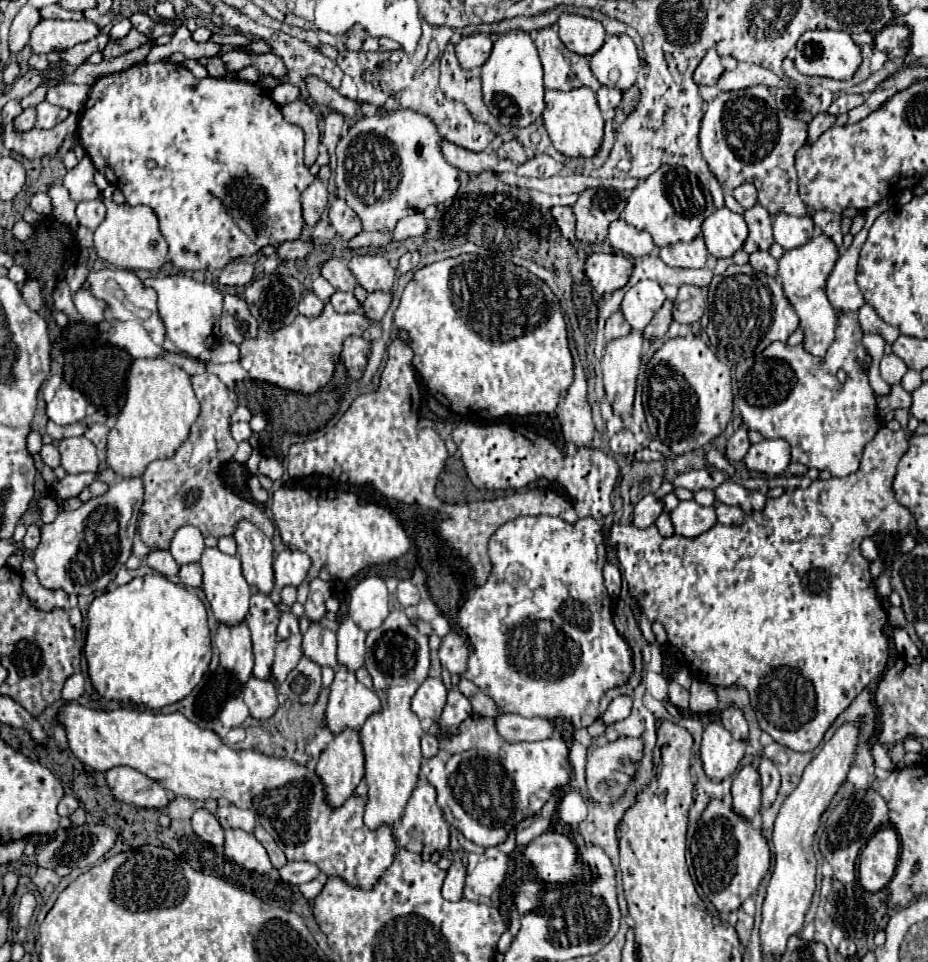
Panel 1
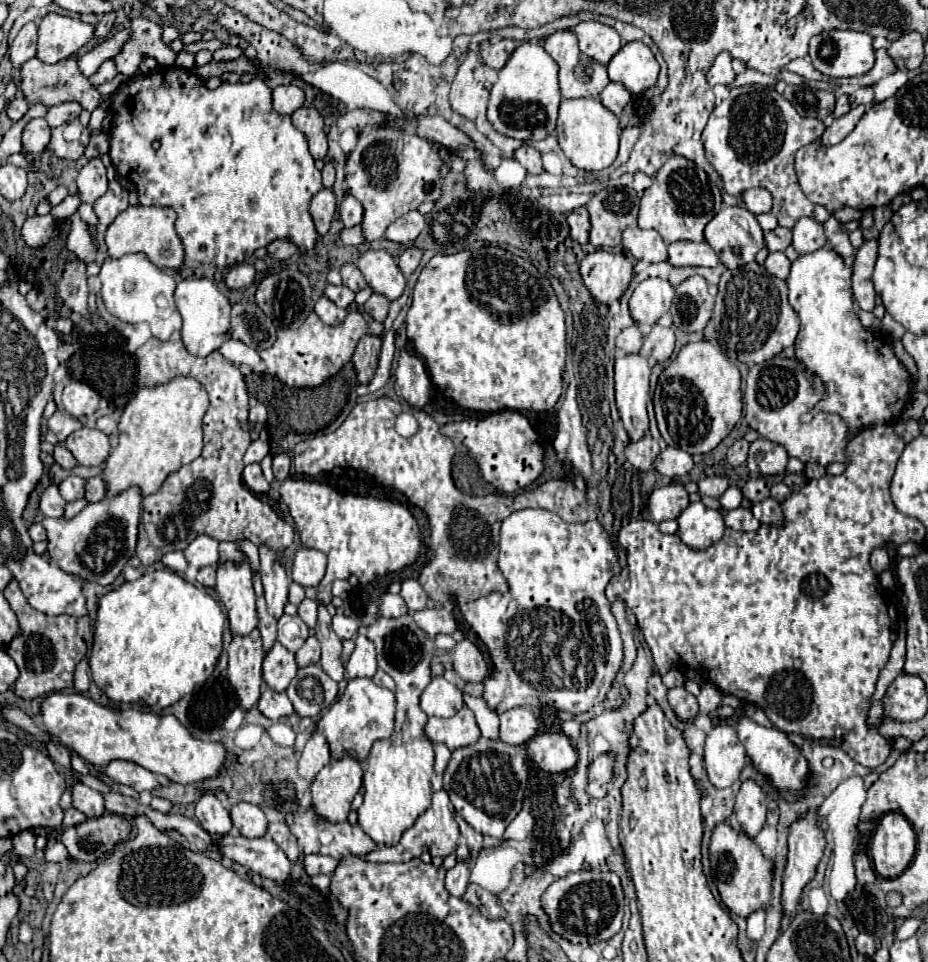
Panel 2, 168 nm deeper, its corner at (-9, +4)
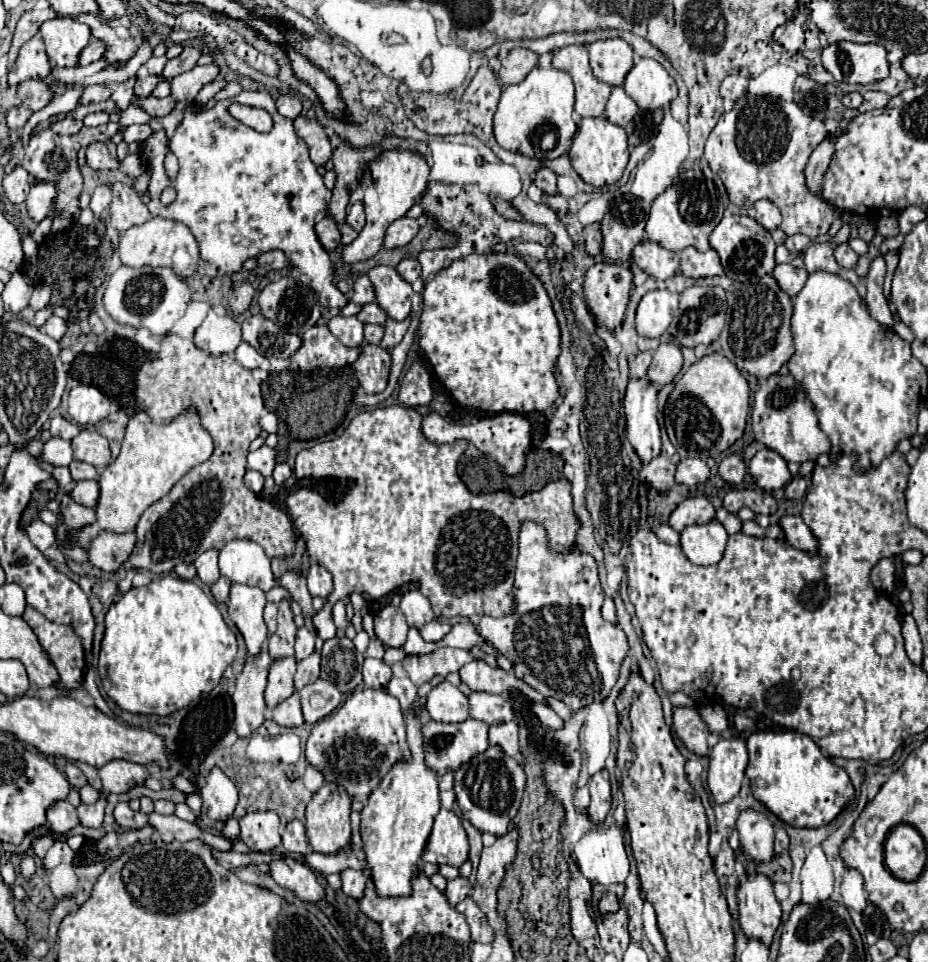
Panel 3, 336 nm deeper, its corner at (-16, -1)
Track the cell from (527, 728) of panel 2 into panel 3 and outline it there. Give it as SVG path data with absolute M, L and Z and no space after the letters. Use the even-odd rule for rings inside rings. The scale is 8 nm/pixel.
M506 722L498 726L490 726L488 732L490 744L500 746L508 756L518 756L520 746L518 746L518 724L516 722Z

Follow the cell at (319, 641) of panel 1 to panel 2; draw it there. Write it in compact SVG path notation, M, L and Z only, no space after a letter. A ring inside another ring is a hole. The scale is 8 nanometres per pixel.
M311 635L305 641L305 645L297 651L297 665L299 667L305 667L309 663L319 663L319 659L321 659L321 645L319 645L317 637Z

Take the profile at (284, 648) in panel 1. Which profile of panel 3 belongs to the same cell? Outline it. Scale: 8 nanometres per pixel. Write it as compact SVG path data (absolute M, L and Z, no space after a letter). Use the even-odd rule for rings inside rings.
M280 658L274 660L268 674L268 686L266 686L266 706L268 710L276 708L280 702L292 696L294 692L294 672L296 672L296 660L294 658Z

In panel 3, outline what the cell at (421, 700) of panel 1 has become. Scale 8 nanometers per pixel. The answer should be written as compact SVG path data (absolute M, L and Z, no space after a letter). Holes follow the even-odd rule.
M440 682L430 690L426 710L436 722L464 722L468 718L468 698L450 682Z

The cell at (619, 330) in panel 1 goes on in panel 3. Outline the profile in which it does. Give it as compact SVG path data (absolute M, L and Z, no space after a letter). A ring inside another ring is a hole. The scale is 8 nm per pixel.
M642 352L642 354L638 354L638 356L632 360L632 364L630 364L630 376L632 376L632 378L644 378L650 362L652 362L652 352Z

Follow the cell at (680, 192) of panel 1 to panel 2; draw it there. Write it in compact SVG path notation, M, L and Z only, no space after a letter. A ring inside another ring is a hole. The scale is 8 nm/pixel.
M669 157L665 165L653 177L649 189L645 189L639 207L639 227L641 229L655 229L663 237L665 243L673 241L701 241L705 225L713 219L713 213L719 213L723 201L721 191L715 187L707 187L707 173L697 169L693 161L685 157Z

